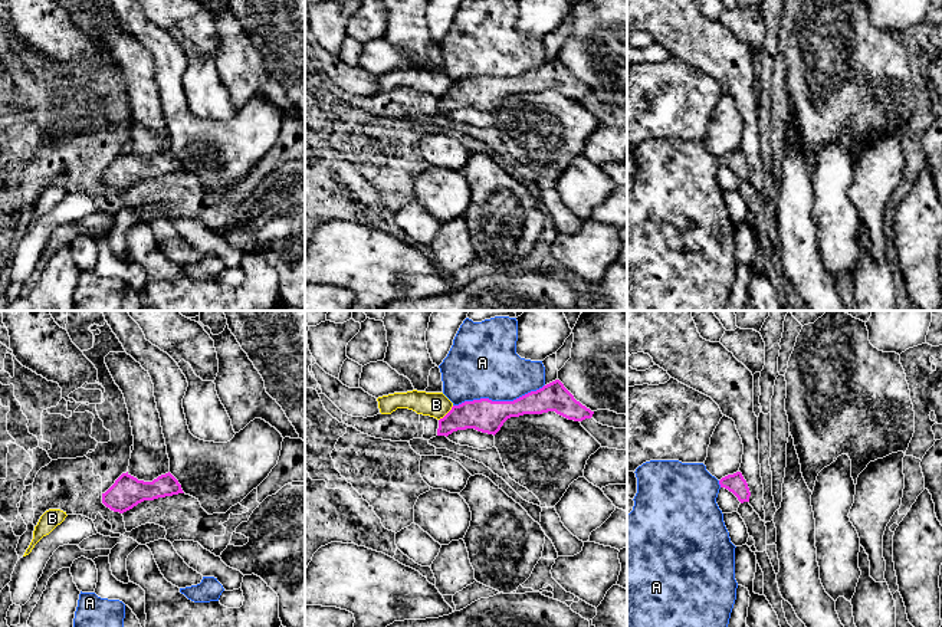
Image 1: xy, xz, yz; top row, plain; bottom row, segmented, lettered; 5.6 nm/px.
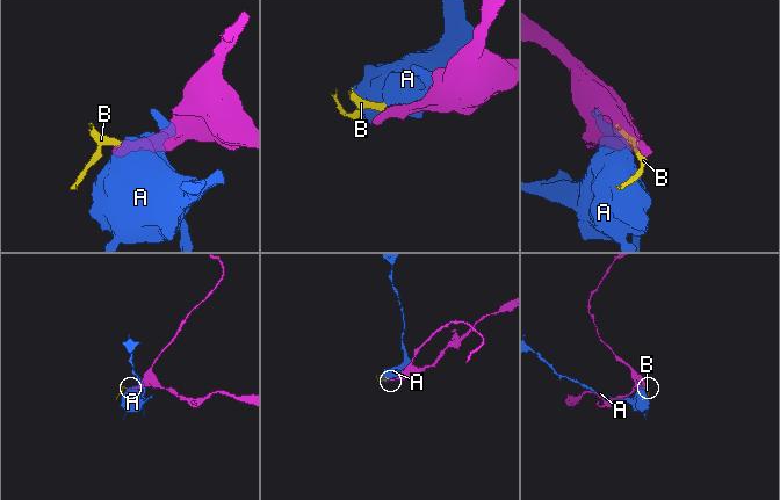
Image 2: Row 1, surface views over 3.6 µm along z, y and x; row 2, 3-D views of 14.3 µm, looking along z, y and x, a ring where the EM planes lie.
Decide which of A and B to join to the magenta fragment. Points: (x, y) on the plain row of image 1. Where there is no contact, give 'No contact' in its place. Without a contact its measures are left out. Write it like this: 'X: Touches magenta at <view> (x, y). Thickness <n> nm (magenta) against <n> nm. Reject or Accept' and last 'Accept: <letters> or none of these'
A: Touches magenta at xz (498, 79). Thickness 190 nm (magenta) against 400 nm. Reject
B: Touches magenta at xz (447, 91). Thickness 190 nm (magenta) against 140 nm. Reject
Accept: none of these

